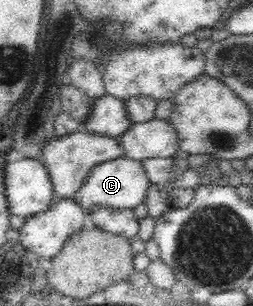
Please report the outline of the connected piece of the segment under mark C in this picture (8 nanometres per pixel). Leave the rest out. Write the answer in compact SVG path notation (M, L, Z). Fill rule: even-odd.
M125 156L97 165L72 199L79 202L85 213L95 206L134 209L145 201L151 184L145 164L141 160Z

